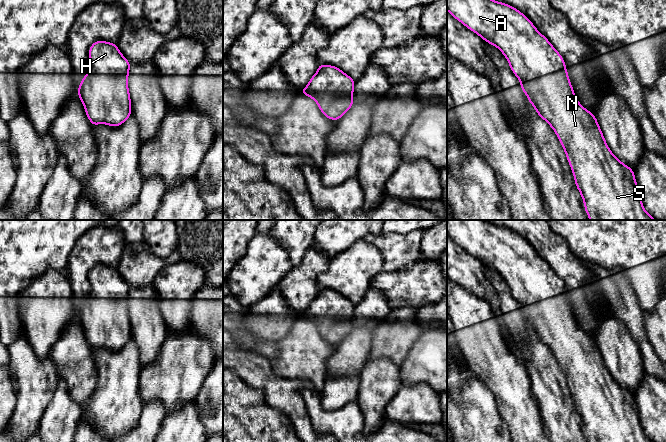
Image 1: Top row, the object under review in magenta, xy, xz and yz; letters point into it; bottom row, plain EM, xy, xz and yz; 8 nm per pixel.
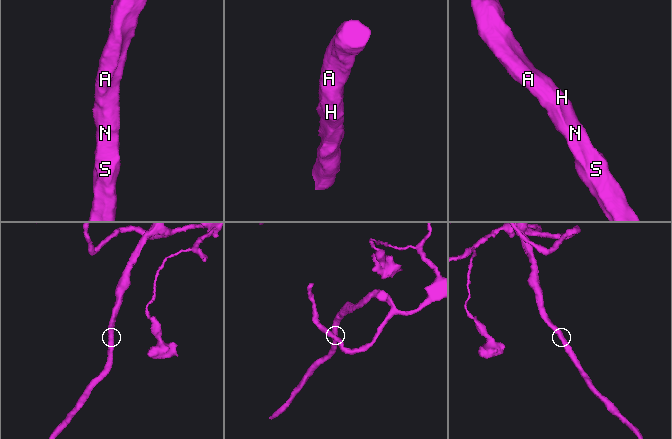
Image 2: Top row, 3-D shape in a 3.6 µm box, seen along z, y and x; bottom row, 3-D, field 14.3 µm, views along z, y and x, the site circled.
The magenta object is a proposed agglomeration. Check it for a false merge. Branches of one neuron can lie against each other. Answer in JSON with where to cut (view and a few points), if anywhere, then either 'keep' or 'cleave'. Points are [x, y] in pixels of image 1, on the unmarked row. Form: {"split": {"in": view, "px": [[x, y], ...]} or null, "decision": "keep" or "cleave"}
{"split": null, "decision": "keep"}

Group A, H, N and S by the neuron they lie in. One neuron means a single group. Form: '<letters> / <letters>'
A H N S

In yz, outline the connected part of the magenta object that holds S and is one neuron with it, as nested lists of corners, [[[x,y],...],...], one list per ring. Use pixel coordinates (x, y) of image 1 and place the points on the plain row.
[[[447,220],[447,235],[458,245],[460,245],[468,253],[479,259],[487,267],[496,270],[506,281],[512,296],[520,304],[520,310],[522,315],[526,318],[529,326],[535,332],[537,338],[544,343],[551,352],[555,355],[560,367],[563,370],[564,376],[567,380],[567,385],[570,387],[571,395],[574,399],[575,409],[578,412],[580,419],[584,425],[584,433],[586,434],[587,440],[589,442],[653,442],[647,435],[644,433],[642,428],[642,422],[639,419],[638,410],[636,407],[634,395],[627,389],[623,388],[609,373],[603,357],[599,351],[595,339],[590,335],[580,329],[578,323],[574,318],[574,313],[571,310],[570,303],[568,301],[568,296],[565,290],[563,281],[559,276],[552,270],[548,263],[543,260],[533,249],[533,247],[521,237],[516,232],[506,228],[492,224],[488,220]]]

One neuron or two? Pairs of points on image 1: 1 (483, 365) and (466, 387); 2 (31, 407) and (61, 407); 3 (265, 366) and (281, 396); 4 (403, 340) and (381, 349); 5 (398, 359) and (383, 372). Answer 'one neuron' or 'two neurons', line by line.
1: two neurons
2: two neurons
3: one neuron
4: one neuron
5: two neurons

